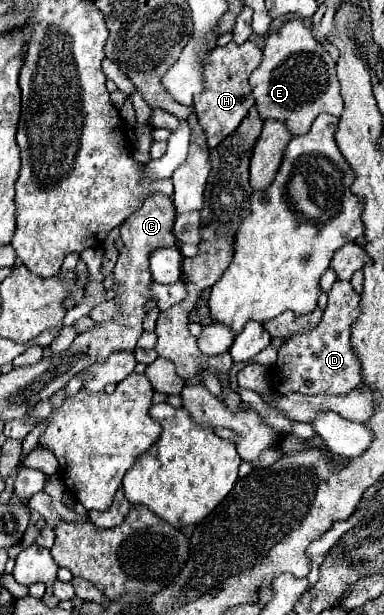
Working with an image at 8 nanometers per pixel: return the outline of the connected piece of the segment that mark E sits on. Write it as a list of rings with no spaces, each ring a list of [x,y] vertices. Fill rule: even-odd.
[[[290,20],[278,32],[268,36],[262,64],[256,68],[256,72],[252,72],[250,86],[260,116],[264,120],[272,118],[284,122],[294,136],[308,132],[318,114],[326,112],[340,116],[342,112],[336,64],[314,40],[312,32],[302,24],[302,20]]]

